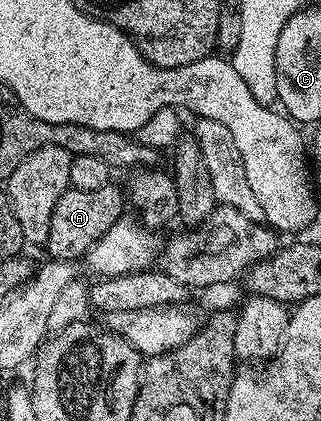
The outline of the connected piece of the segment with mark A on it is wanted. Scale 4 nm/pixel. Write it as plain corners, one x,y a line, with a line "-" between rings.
111,183
100,187
100,191
80,191
79,189
69,188
66,194
56,203
52,211
52,223
48,223
48,239
44,246
45,252
50,252
49,256
56,261
77,262
77,257
85,258
95,243
105,235
117,221
123,220
122,201
124,205
124,193
116,187
117,184

